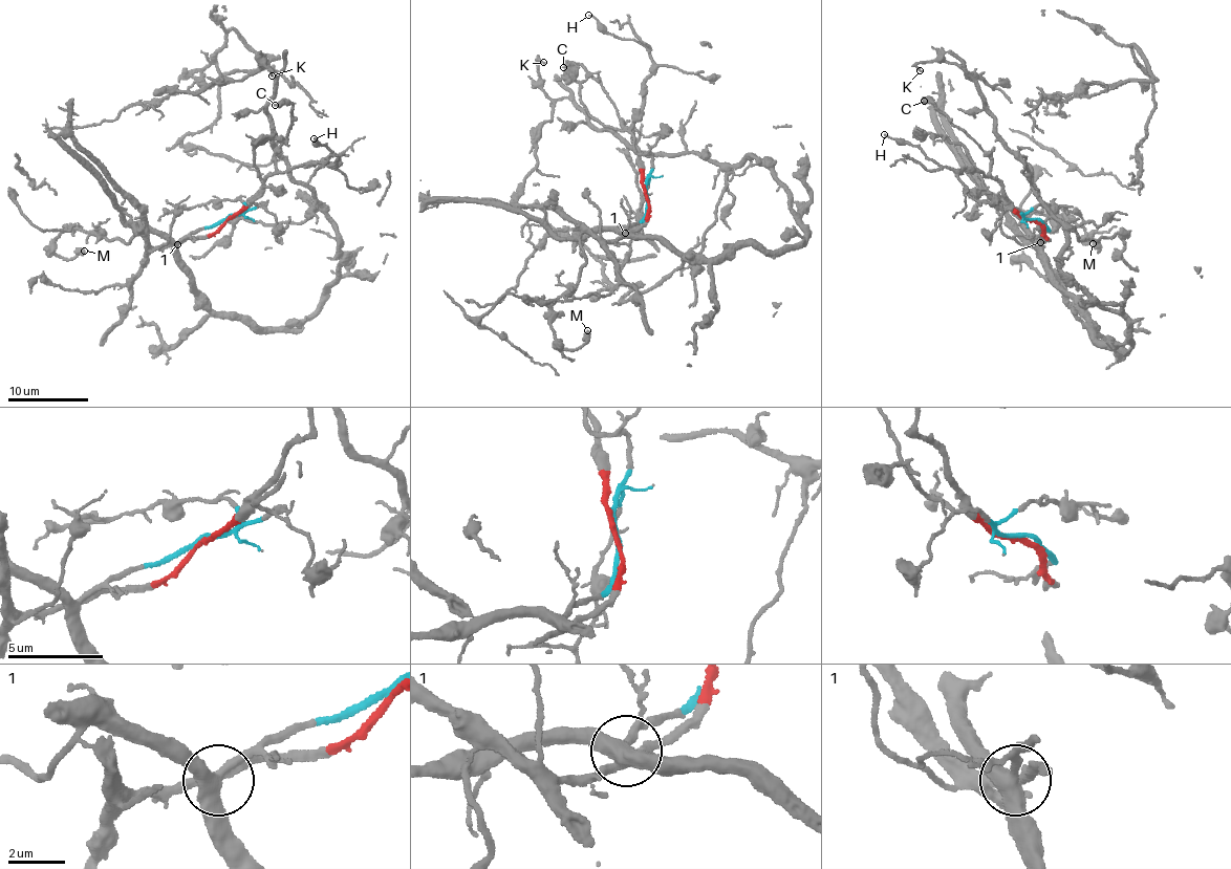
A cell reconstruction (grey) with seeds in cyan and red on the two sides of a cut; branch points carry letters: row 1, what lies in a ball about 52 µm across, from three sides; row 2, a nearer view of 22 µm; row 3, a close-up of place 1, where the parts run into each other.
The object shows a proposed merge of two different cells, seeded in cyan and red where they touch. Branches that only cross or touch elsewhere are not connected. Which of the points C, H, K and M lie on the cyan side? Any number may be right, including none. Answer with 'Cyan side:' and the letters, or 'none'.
Cyan side: K, M

